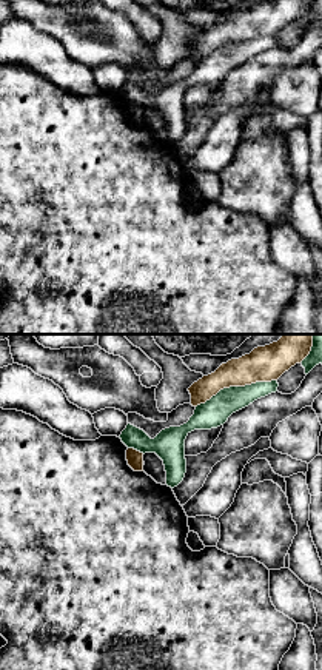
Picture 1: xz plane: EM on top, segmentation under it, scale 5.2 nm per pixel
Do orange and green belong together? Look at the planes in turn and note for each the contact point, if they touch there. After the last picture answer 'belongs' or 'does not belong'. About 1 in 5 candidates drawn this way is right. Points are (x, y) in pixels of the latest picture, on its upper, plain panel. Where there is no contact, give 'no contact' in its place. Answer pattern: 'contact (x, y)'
contact (236, 40)

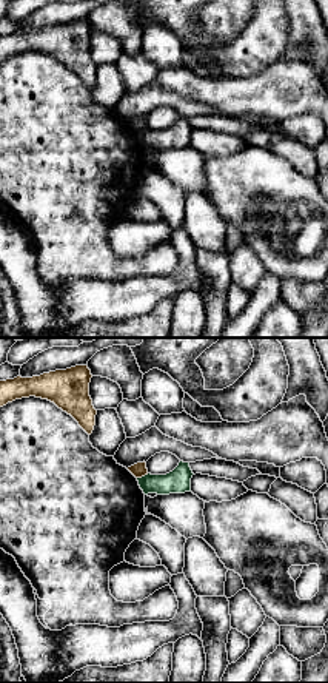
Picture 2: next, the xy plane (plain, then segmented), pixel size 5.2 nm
contact (142, 130)

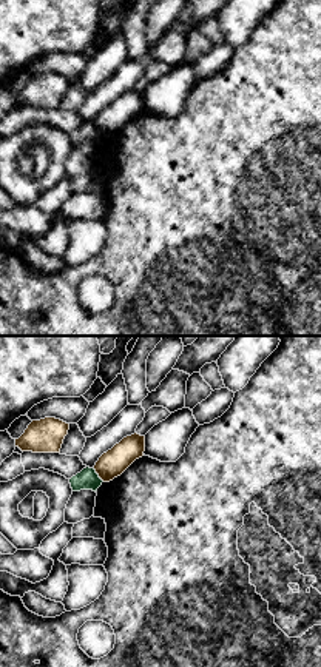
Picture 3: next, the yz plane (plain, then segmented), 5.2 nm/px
contact (97, 128)

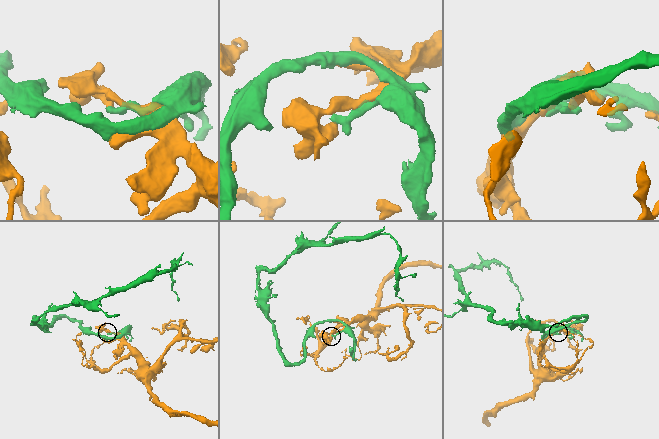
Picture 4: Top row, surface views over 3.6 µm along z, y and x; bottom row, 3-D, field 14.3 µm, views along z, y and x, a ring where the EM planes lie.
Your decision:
does not belong

